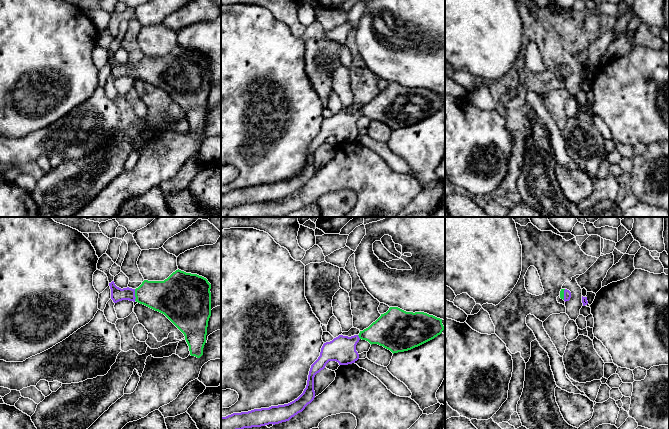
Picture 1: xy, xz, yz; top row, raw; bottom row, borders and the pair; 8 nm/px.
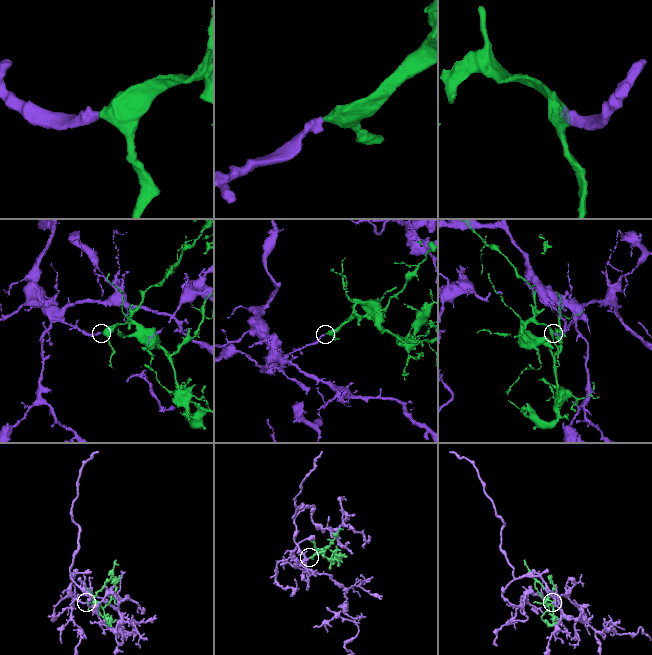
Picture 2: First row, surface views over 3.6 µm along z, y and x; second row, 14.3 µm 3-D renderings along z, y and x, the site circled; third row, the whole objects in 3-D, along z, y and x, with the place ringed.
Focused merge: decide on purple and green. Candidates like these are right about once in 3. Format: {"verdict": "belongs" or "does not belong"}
{"verdict": "belongs"}

